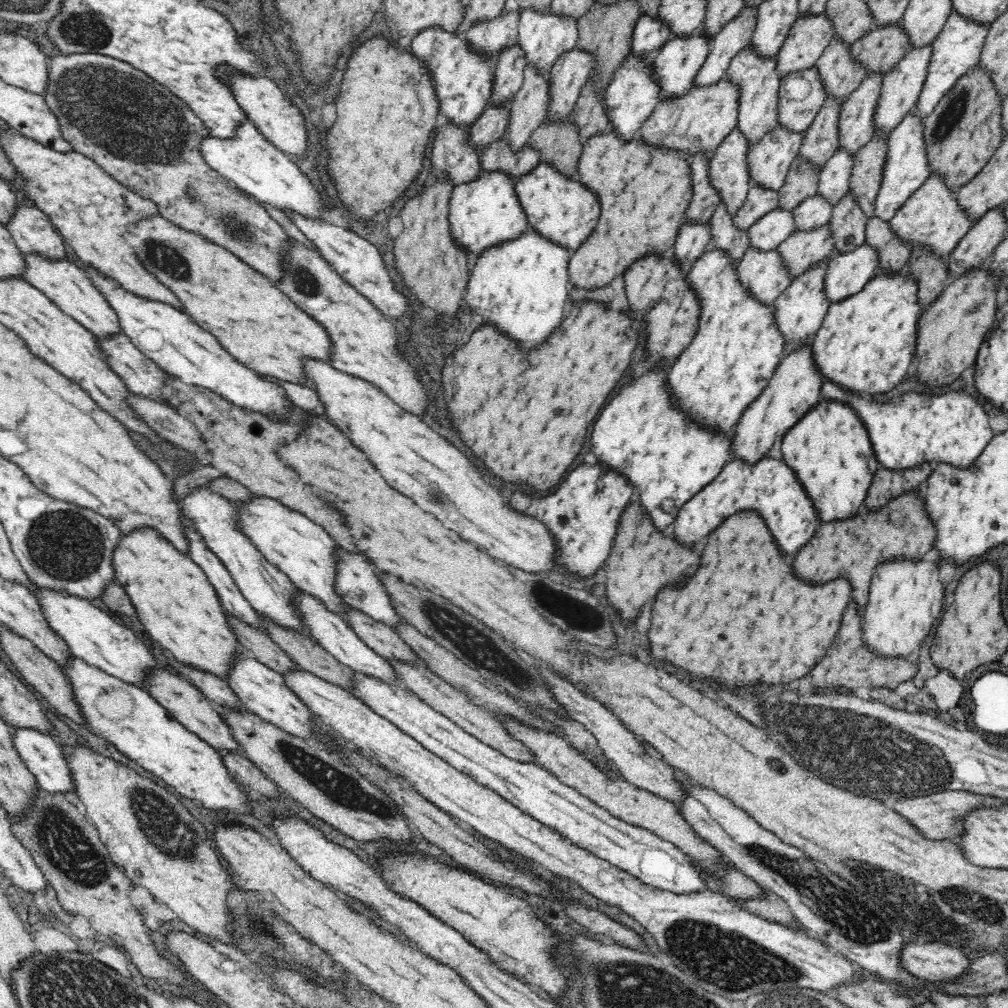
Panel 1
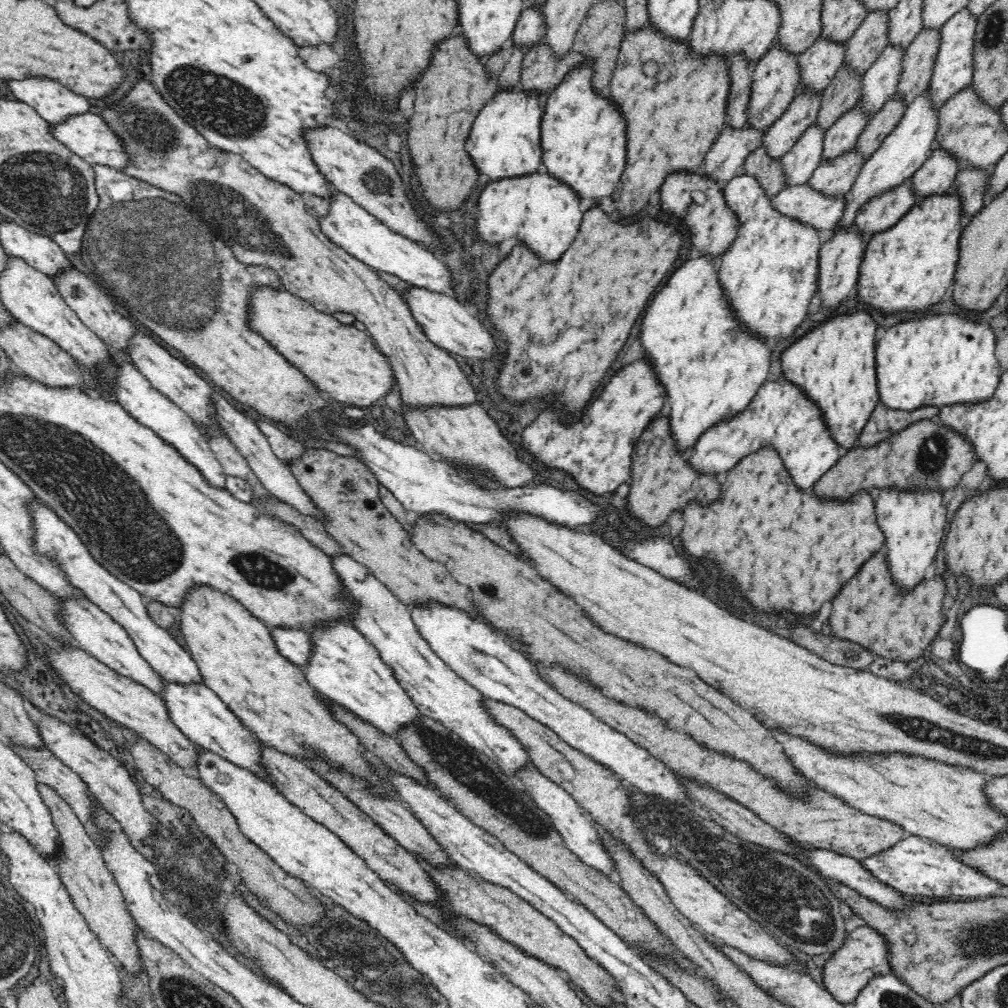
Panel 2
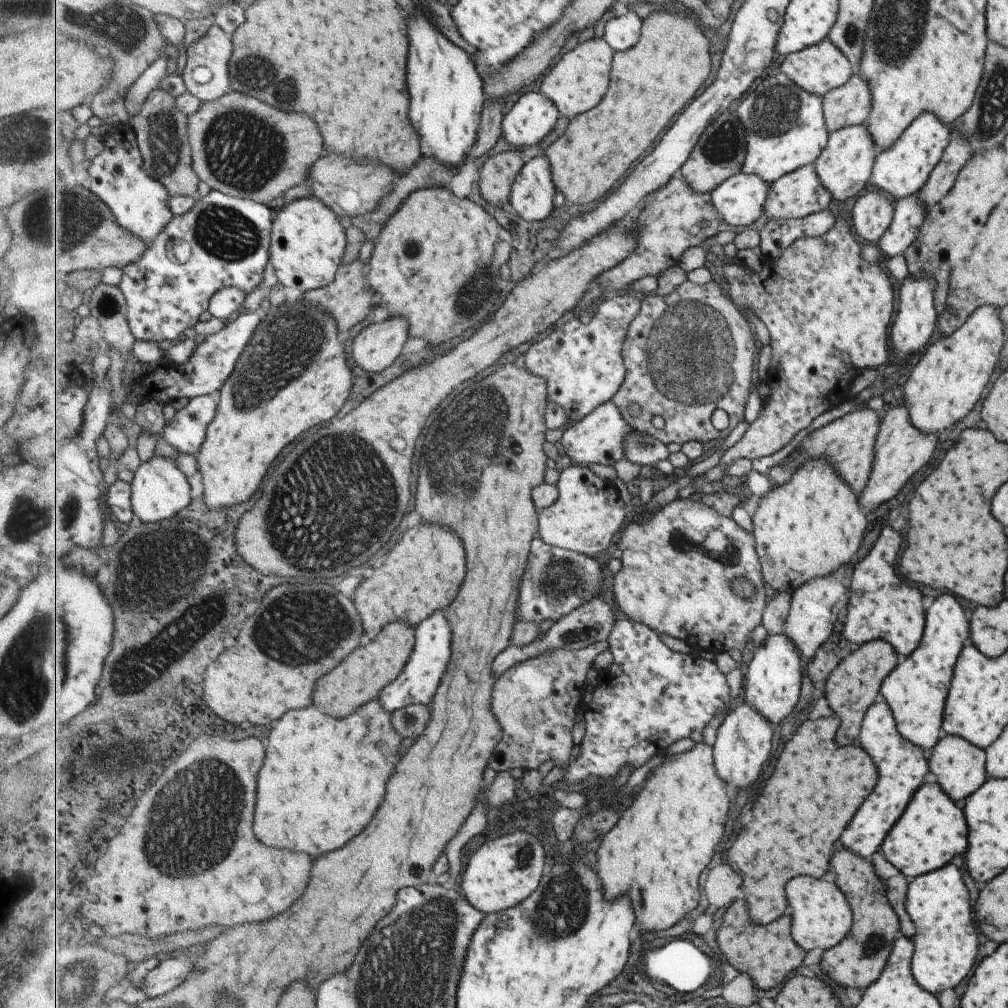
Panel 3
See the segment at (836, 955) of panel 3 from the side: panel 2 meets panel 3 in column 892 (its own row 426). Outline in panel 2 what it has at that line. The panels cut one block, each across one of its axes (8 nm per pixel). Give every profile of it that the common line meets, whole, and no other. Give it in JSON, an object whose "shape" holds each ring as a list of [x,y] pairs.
{"shape":[[[930,420],[916,421],[902,432],[896,433],[879,445],[870,448],[854,446],[841,455],[838,462],[818,482],[814,492],[824,500],[844,500],[852,498],[856,493],[870,493],[873,488],[896,489],[896,491],[936,491],[943,494],[955,488],[960,478],[966,474],[975,463],[972,445],[962,435],[948,429],[944,425],[934,424]]]}

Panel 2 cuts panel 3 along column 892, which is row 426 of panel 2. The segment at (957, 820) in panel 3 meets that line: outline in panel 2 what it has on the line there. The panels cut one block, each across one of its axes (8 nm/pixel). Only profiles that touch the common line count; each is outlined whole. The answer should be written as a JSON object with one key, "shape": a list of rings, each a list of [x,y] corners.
{"shape":[[[864,310],[833,318],[824,317],[824,320],[818,328],[808,332],[782,352],[780,364],[783,378],[796,385],[804,393],[804,397],[808,397],[808,401],[812,401],[820,409],[830,437],[844,454],[858,445],[860,433],[867,426],[869,416],[879,403],[874,344],[877,327],[874,318]]]}

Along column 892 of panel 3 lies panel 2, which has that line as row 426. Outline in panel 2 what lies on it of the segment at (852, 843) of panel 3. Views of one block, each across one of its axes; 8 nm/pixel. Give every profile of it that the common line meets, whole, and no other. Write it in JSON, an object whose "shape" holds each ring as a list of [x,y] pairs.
{"shape":[[[783,379],[764,383],[741,413],[702,434],[693,446],[688,463],[696,473],[717,476],[732,470],[744,456],[758,452],[762,446],[770,446],[780,454],[800,490],[812,488],[842,455],[836,441],[830,437],[820,409],[808,401],[796,385]]]}

